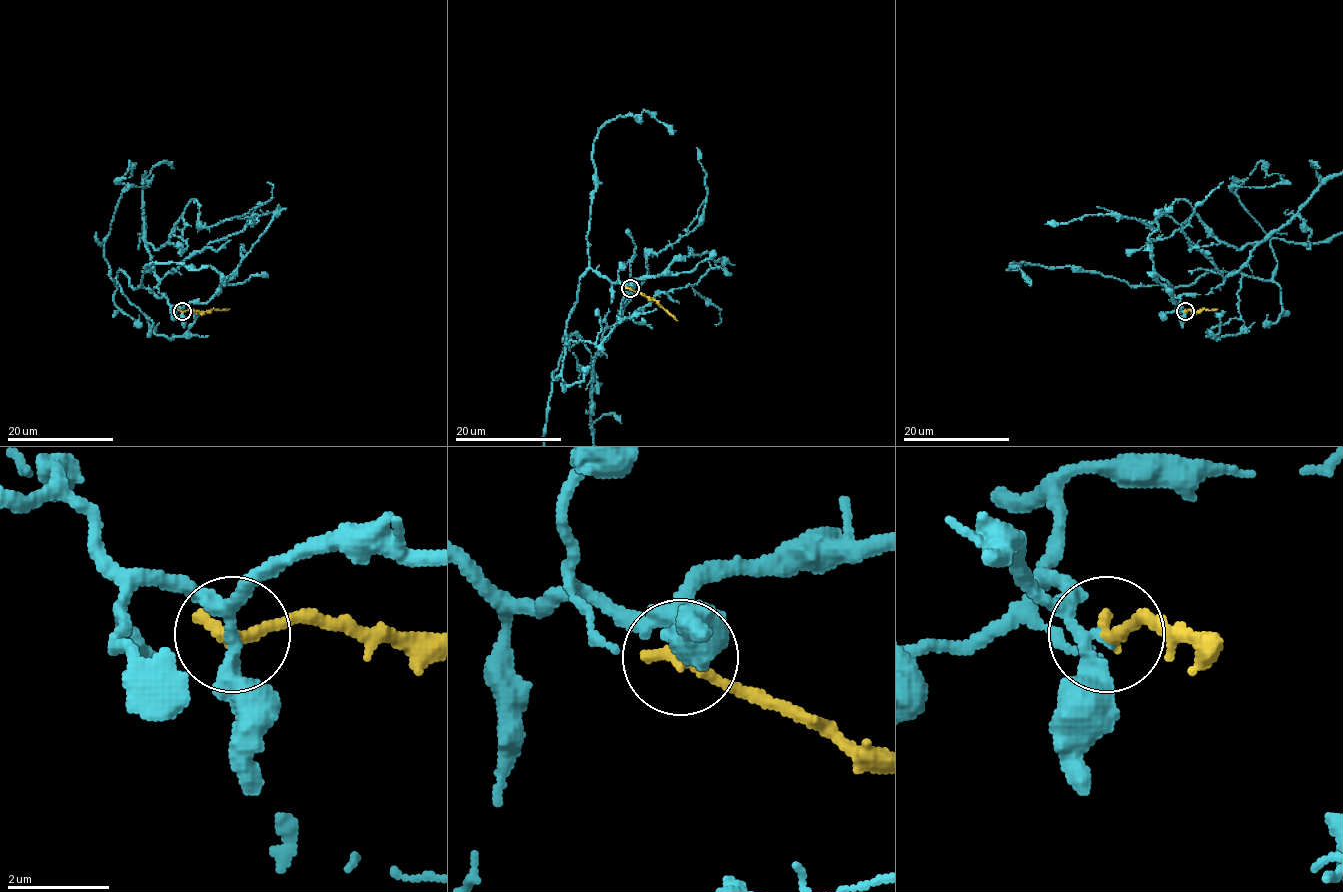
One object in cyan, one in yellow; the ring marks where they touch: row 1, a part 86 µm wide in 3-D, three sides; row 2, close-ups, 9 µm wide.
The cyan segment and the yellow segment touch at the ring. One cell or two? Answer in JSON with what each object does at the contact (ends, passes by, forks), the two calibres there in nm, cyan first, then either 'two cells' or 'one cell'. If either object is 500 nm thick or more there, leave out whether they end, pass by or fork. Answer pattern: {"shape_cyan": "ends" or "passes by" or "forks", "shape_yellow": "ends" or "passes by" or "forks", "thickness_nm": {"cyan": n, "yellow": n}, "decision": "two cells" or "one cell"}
{"shape_cyan": "forks", "shape_yellow": "ends", "thickness_nm": {"cyan": 200, "yellow": 320}, "decision": "two cells"}

